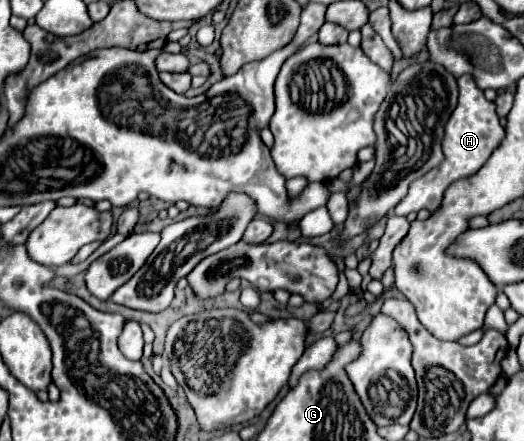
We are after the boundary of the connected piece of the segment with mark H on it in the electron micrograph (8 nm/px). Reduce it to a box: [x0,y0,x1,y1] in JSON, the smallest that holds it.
[392,76,506,216]

